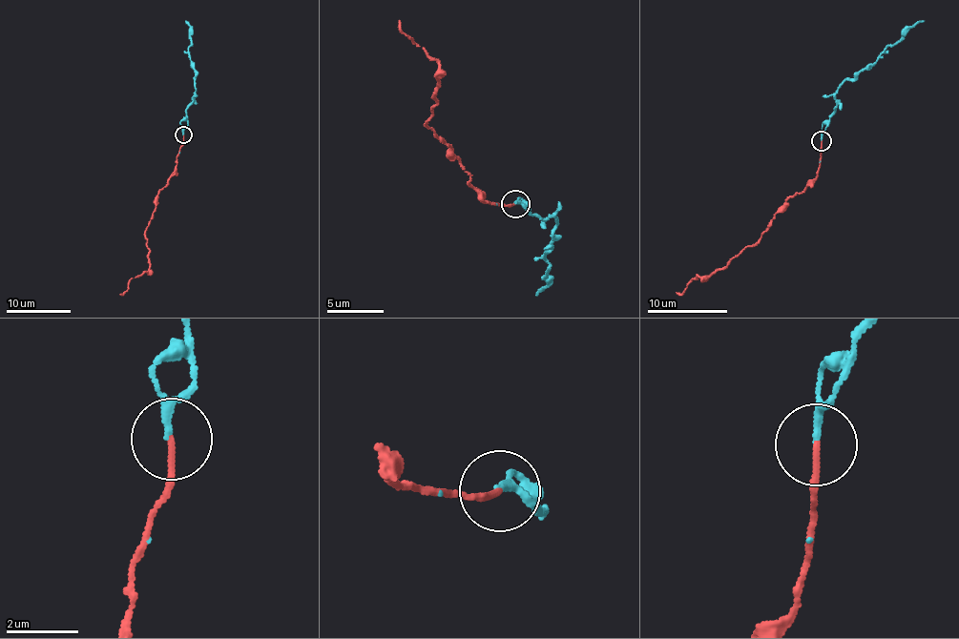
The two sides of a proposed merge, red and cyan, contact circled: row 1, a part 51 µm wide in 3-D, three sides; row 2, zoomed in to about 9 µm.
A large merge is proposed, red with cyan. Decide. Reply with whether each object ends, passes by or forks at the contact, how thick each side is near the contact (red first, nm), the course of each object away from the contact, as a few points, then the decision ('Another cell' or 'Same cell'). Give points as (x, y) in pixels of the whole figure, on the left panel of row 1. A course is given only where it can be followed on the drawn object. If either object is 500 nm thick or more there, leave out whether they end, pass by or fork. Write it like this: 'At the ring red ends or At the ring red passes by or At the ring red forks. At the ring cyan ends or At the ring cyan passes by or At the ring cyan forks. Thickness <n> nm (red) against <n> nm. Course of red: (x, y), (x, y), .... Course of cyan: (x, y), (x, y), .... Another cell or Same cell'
At the ring red ends. At the ring cyan passes by. Thickness 150 nm (red) against 150 nm. Course of red: (183, 133), (177, 165), (157, 195), (145, 233), (149, 270), (131, 280), (123, 295), (119, 294). Course of cyan: (183, 133), (186, 109), (193, 102), (196, 88), (188, 50), (192, 44), (192, 31), (185, 21). Same cell

